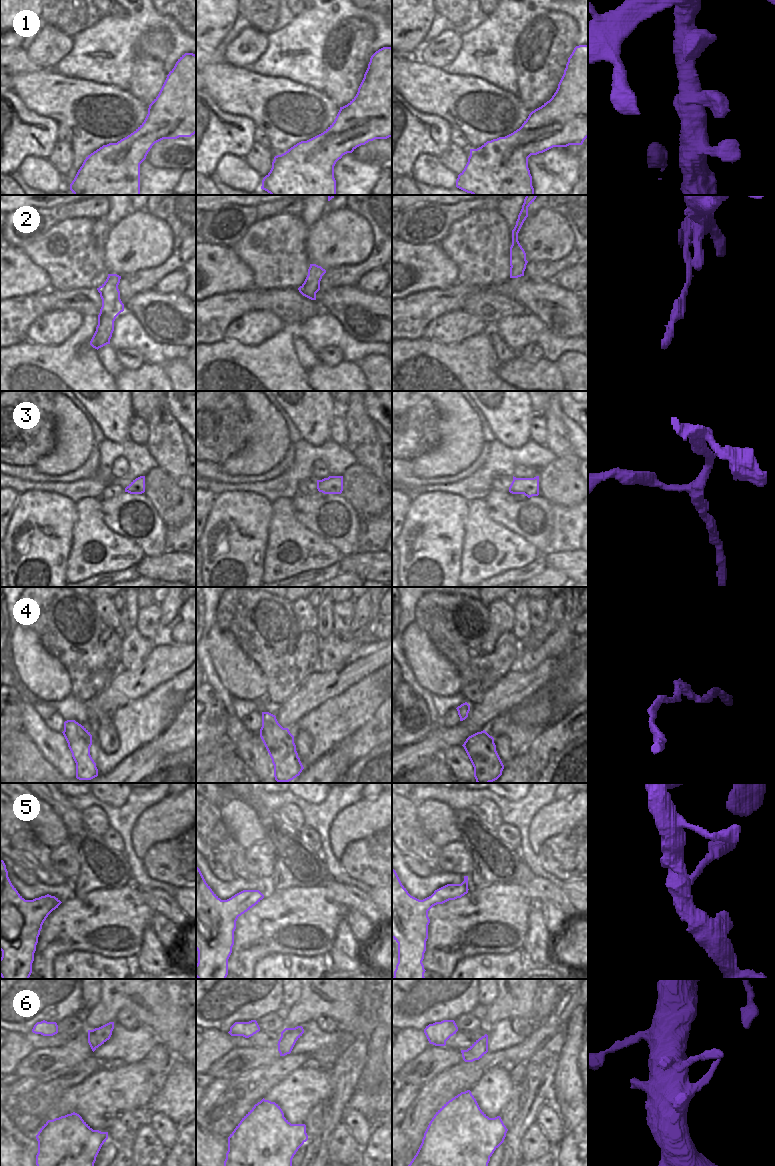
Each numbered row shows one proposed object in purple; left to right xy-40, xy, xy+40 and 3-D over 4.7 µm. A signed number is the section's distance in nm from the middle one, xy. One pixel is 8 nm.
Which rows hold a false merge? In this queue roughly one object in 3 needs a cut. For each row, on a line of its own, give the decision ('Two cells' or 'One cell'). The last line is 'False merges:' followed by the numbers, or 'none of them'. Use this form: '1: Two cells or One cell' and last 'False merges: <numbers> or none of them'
1: One cell
2: Two cells
3: One cell
4: One cell
5: One cell
6: One cell
False merges: 2

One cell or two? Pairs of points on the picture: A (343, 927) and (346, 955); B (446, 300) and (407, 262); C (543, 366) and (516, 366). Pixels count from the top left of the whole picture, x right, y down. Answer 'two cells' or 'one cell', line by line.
A: one cell
B: two cells
C: one cell

